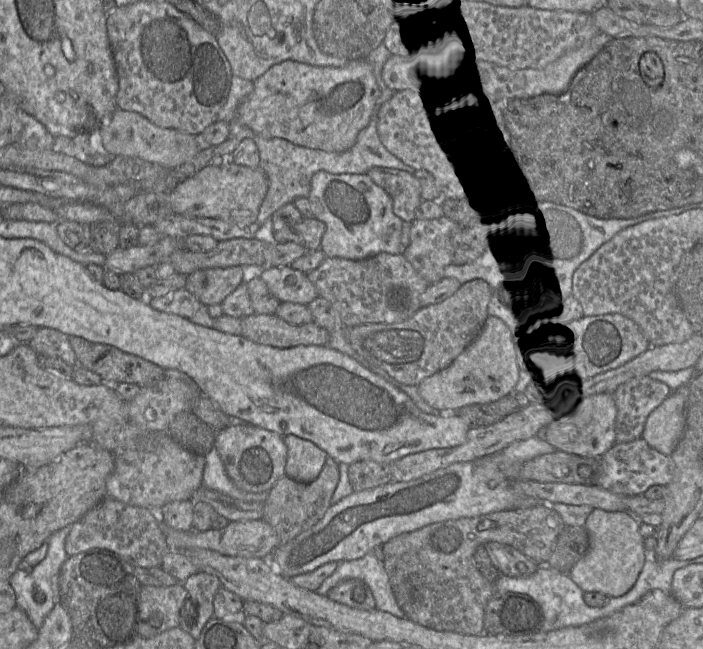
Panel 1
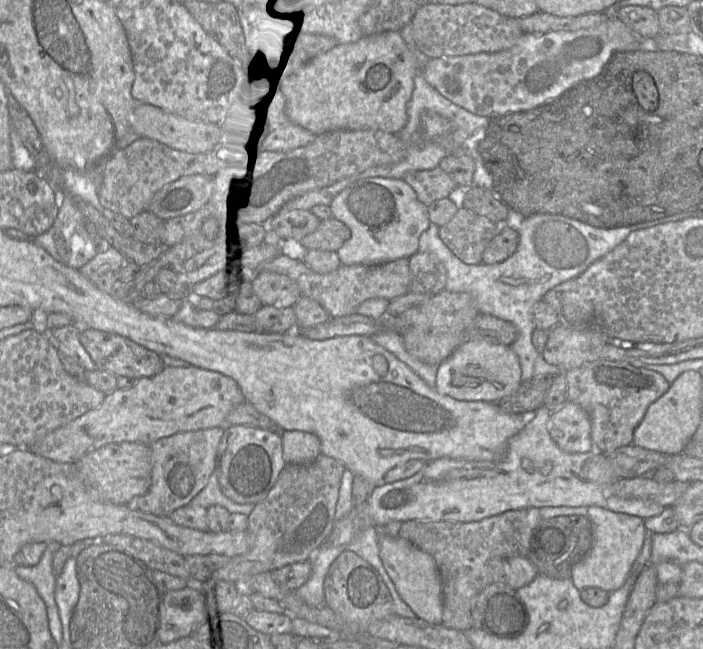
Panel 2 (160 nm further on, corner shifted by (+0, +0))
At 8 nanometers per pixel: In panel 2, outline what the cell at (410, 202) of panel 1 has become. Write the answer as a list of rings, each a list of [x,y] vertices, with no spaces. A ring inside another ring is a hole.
[[[440,167],[408,172],[403,180],[415,190],[418,199],[427,206],[441,198],[454,197],[454,192],[458,190],[455,180]]]

